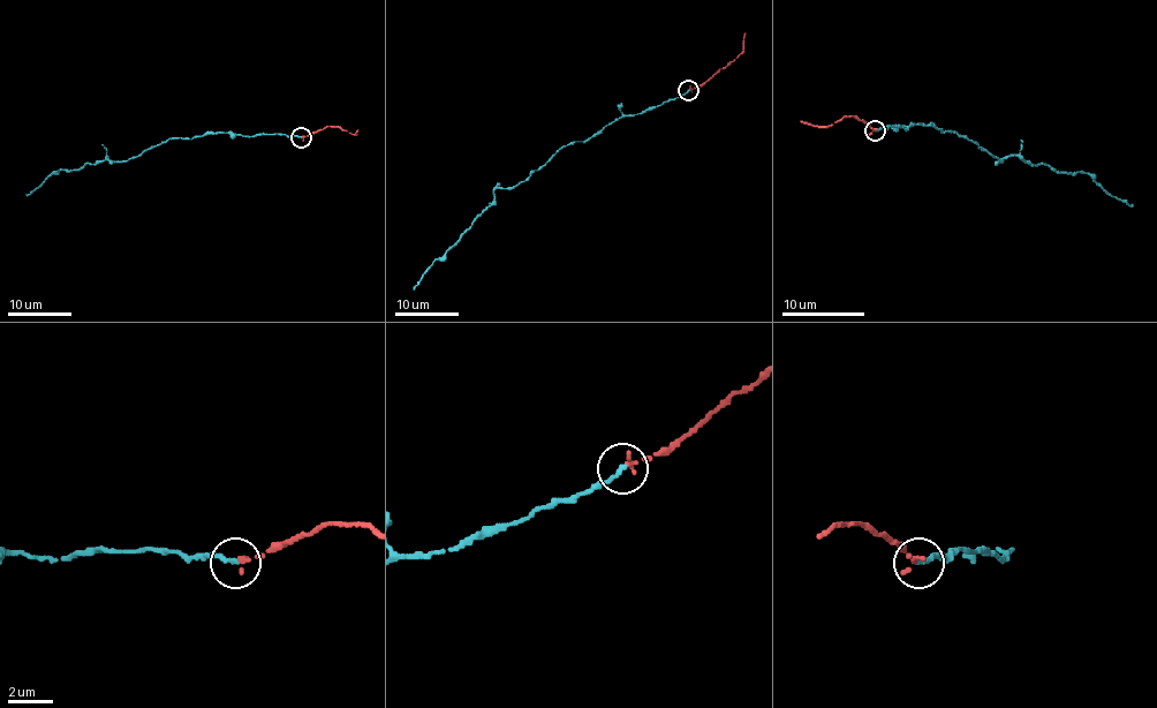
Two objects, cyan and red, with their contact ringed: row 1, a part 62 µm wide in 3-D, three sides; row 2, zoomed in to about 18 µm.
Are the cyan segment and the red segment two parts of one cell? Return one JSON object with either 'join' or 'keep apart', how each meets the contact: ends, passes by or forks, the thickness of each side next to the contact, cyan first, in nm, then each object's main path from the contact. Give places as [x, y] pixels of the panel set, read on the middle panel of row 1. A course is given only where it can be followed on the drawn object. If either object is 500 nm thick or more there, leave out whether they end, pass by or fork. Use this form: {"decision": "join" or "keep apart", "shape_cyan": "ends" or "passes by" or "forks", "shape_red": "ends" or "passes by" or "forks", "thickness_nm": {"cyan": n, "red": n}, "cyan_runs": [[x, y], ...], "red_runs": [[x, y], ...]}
{"decision": "join", "shape_cyan": "ends", "shape_red": "ends", "thickness_nm": {"cyan": 240, "red": 280}, "cyan_runs": [[689, 90], [640, 114], [622, 115], [585, 141], [573, 141], [515, 186], [496, 189], [494, 202], [413, 290]], "red_runs": [[689, 90], [705, 83], [743, 50], [745, 32]]}

